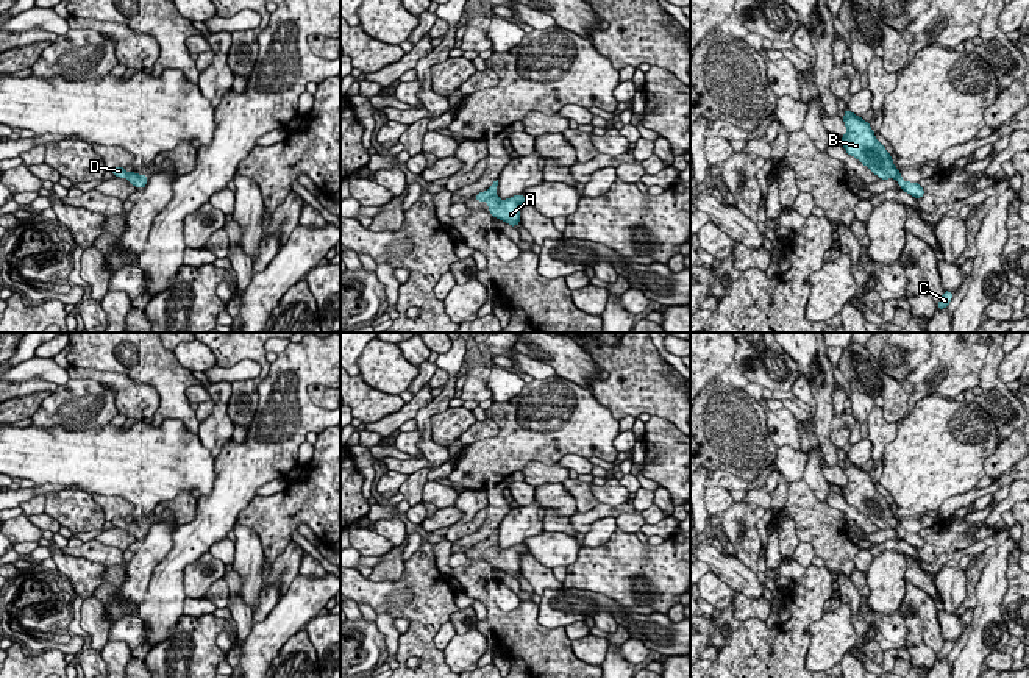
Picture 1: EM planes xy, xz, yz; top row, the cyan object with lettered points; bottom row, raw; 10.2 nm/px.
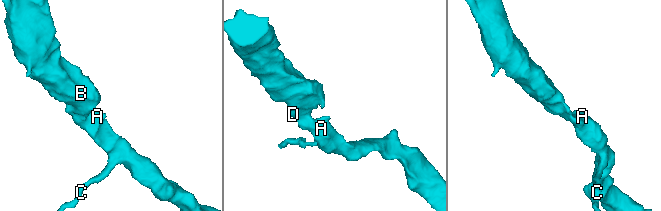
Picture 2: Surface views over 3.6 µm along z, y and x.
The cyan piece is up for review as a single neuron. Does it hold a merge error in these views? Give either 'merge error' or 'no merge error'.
no merge error

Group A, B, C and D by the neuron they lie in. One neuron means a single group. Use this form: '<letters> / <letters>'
A B C D

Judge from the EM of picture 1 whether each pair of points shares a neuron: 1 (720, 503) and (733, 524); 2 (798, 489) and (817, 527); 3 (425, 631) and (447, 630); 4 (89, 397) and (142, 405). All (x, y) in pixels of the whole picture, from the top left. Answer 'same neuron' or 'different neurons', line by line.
1: different neurons
2: same neuron
3: different neurons
4: different neurons

